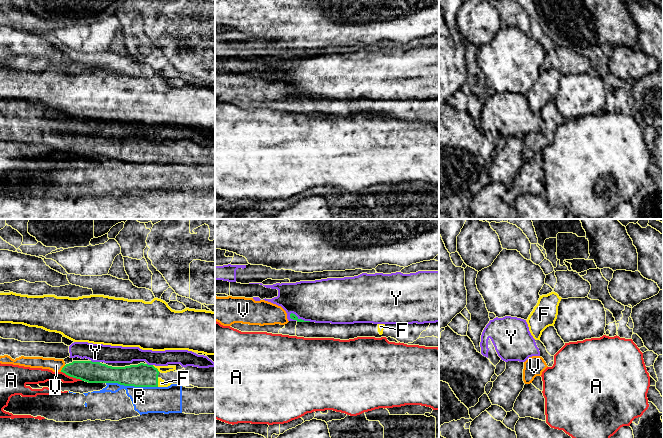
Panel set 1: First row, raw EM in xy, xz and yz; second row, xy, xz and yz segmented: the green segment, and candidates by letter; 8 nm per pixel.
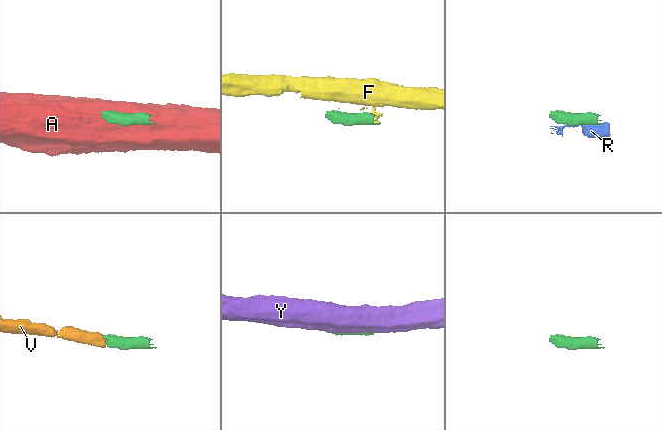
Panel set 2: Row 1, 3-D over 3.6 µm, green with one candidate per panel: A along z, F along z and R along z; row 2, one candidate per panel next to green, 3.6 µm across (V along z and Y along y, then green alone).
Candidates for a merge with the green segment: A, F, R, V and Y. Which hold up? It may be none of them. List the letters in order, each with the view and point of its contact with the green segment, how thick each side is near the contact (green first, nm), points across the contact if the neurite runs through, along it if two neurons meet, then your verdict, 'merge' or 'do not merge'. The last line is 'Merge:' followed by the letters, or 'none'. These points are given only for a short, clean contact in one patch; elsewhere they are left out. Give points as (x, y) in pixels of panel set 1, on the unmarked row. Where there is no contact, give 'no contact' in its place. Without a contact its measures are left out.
A: meets green in xy at (72, 152); 180 nm thick on the green side, 110 nm on the other; do not merge
F: meets green in xy at (157, 158); 190 nm thick on the green side, 60 nm on the other; border along xy (157, 154), (158, 162); do not merge
R: meets green in xy at (132, 161); 190 nm thick on the green side, 220 nm on the other; do not merge
V: meets green in xy at (62, 144); 180 nm thick on the green side, 110 nm on the other; runs through xy (92, 148), (62, 144), (56, 141); merge
Y: meets green in xz at (300, 95); 50 nm thick on the green side, 360 nm on the other; do not merge
Merge: V

